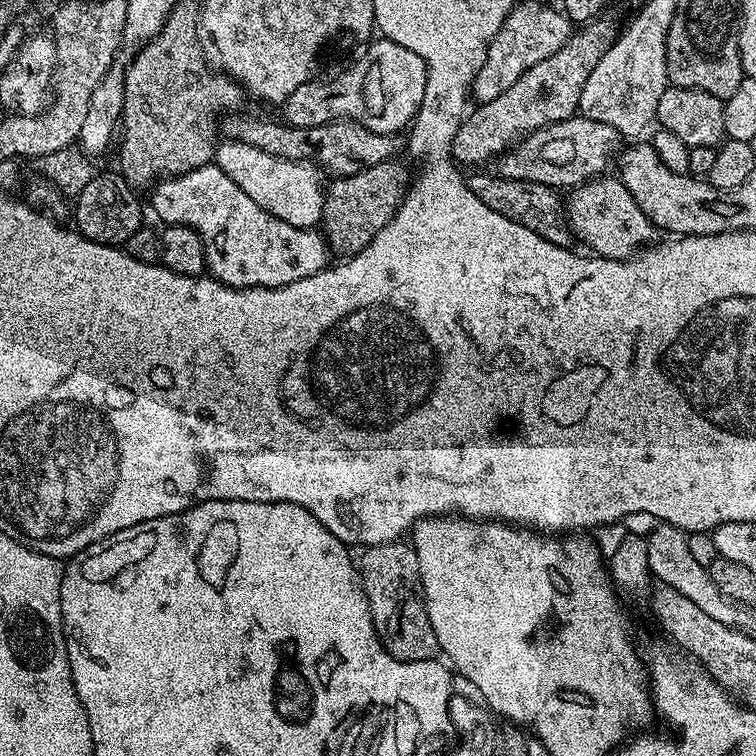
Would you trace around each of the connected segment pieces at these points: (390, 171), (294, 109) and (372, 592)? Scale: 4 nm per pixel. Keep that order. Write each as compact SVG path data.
M387 160L358 174L335 177L327 185L319 227L329 249L340 255L337 257L347 258L361 252L396 213L402 199L402 187L400 172L393 166L393 161Z
M376 38L368 46L333 80L313 78L298 86L298 90L284 100L283 123L293 128L309 128L329 124L332 120L353 120L375 132L398 134L402 128L407 129L416 119L426 94L428 63L418 58L414 50L406 50L406 46L398 46L393 40Z
M403 539L391 540L385 544L370 544L358 556L360 581L364 583L364 593L370 606L370 614L374 622L374 630L382 642L382 646L394 658L406 662L437 659L440 647L438 638L434 634L434 626L430 626L430 618L426 614L424 605L424 591L420 585L420 571L418 570L418 554L411 543Z

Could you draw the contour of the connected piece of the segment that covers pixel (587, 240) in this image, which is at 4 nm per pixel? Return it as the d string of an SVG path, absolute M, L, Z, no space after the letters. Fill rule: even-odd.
M604 174L599 178L587 180L584 184L571 189L566 196L566 215L573 237L579 243L581 240L588 247L585 249L591 250L595 255L605 256L608 260L627 260L645 246L651 245L658 235L656 225L644 213L642 206L638 206L638 202L634 202L630 190L626 190L624 183L612 174Z

